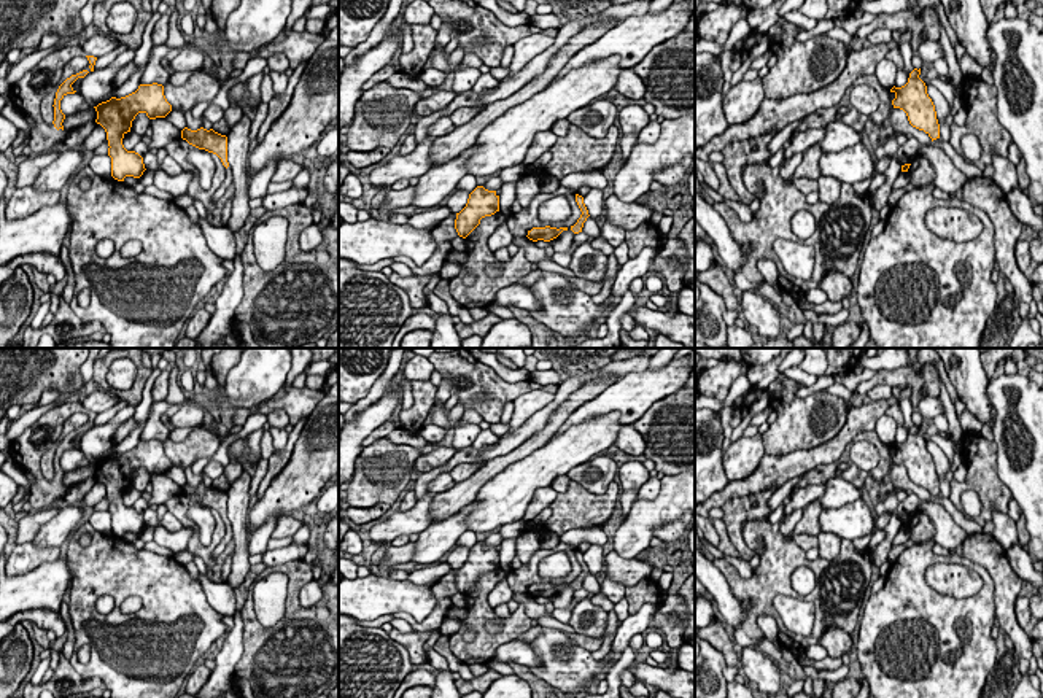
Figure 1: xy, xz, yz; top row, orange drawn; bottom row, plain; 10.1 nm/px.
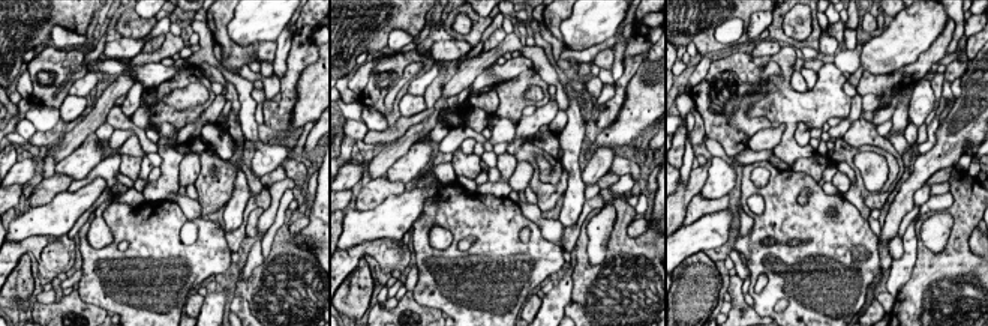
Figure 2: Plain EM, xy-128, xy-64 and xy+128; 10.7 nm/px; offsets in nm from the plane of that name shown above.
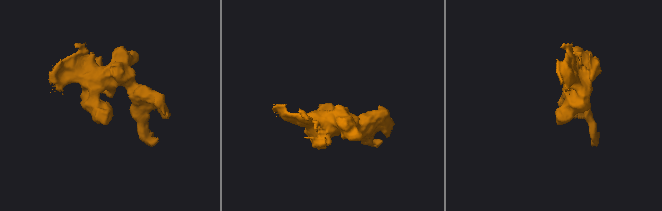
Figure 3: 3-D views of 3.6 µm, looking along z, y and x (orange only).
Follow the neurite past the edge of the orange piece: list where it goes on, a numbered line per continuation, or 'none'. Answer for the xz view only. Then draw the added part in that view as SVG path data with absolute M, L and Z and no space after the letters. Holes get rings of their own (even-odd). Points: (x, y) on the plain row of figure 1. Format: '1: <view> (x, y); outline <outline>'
none

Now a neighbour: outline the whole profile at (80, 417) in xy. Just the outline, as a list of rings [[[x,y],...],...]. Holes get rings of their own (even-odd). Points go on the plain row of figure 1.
[[[76,410],[73,415],[70,415],[70,418],[64,423],[64,428],[62,428],[62,434],[60,437],[52,444],[52,447],[41,456],[41,471],[43,471],[43,475],[48,479],[48,480],[52,480],[54,477],[54,455],[56,455],[56,448],[59,445],[59,442],[67,436],[70,434],[72,431],[76,431],[83,426],[86,426],[89,417],[86,413],[86,410]]]

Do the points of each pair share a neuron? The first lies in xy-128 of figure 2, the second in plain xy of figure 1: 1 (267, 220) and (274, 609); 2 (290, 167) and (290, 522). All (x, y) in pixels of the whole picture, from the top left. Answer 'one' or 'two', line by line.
1: one
2: one

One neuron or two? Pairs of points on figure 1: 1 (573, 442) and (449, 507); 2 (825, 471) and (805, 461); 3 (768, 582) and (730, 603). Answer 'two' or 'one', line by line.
1: two
2: two
3: two

